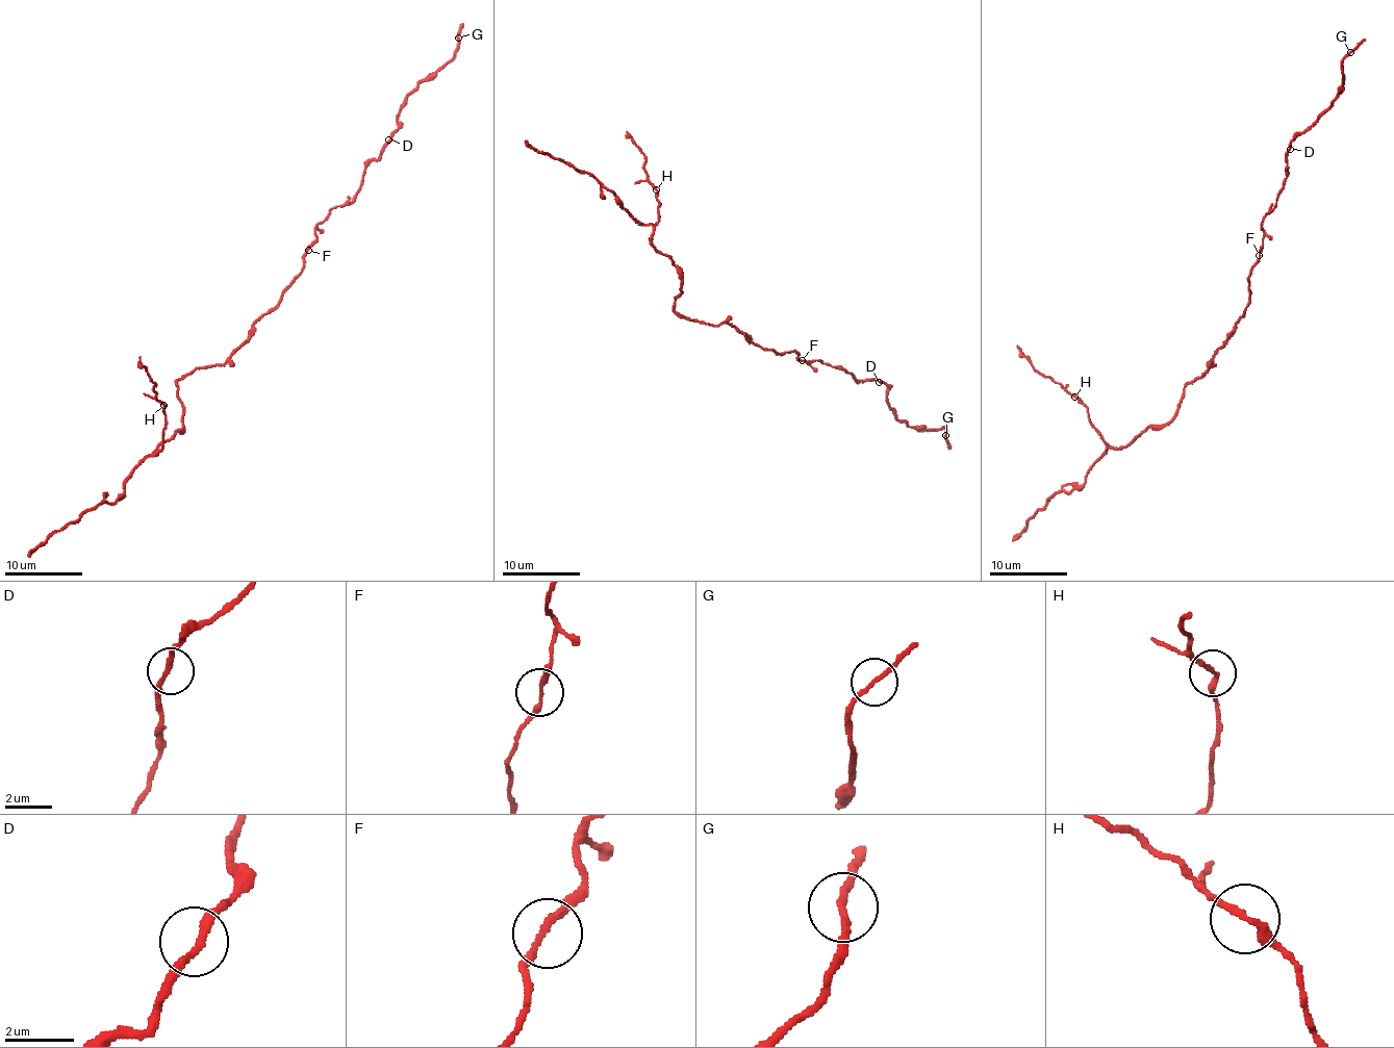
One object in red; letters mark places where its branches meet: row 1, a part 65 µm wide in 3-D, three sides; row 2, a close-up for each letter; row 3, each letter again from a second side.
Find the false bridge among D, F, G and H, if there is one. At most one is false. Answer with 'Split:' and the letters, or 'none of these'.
Split: none of these

